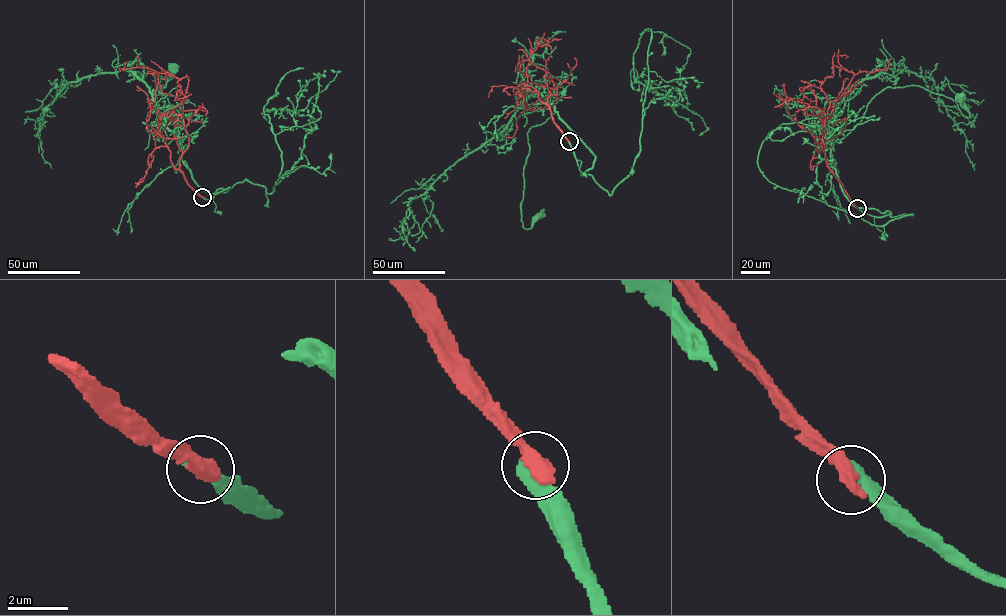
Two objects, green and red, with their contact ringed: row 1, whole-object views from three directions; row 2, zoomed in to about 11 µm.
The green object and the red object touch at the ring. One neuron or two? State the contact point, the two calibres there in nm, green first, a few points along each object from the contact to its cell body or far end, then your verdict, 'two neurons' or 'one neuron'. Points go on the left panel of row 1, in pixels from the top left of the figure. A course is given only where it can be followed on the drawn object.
at (202, 197); 440 nm thick on the green side, 500 nm on the other; green runs (202, 197), (229, 187), (212, 194), (183, 163), (187, 132), (166, 105), (156, 71), (155, 89), (172, 66); red runs (202, 197), (172, 163), (163, 136), (146, 128), (155, 103), (157, 72), (138, 67), (120, 67), (120, 71); two neurons

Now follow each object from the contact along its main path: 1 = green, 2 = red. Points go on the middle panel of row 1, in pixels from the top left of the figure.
1: (568, 141), (590, 169), (595, 156), (550, 102), (555, 112), (527, 133), (523, 172), (523, 227), (538, 217)
2: (568, 141), (537, 91), (522, 88), (514, 94), (527, 106), (526, 93), (517, 87), (493, 86), (489, 95)

